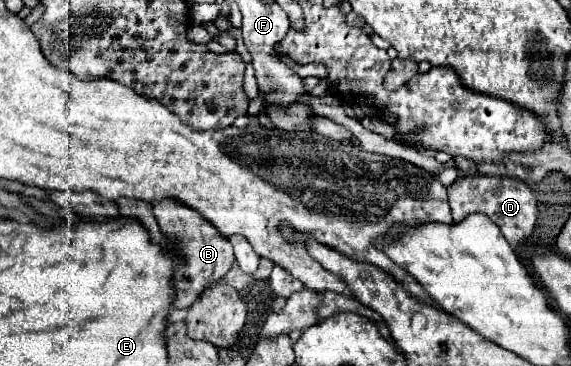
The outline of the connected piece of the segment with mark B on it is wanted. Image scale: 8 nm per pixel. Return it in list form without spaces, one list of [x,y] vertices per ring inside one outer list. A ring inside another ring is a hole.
[[[165,198],[161,202],[155,202],[153,214],[159,222],[161,232],[175,244],[175,248],[187,260],[187,264],[181,266],[175,276],[175,288],[177,288],[175,310],[189,308],[199,298],[199,294],[205,290],[205,286],[215,284],[229,272],[229,268],[235,260],[233,246],[231,246],[229,238],[225,238],[223,234],[217,234],[217,228],[209,220],[203,220],[201,214],[197,214],[197,210],[185,206],[183,202],[177,202],[175,198]]]

